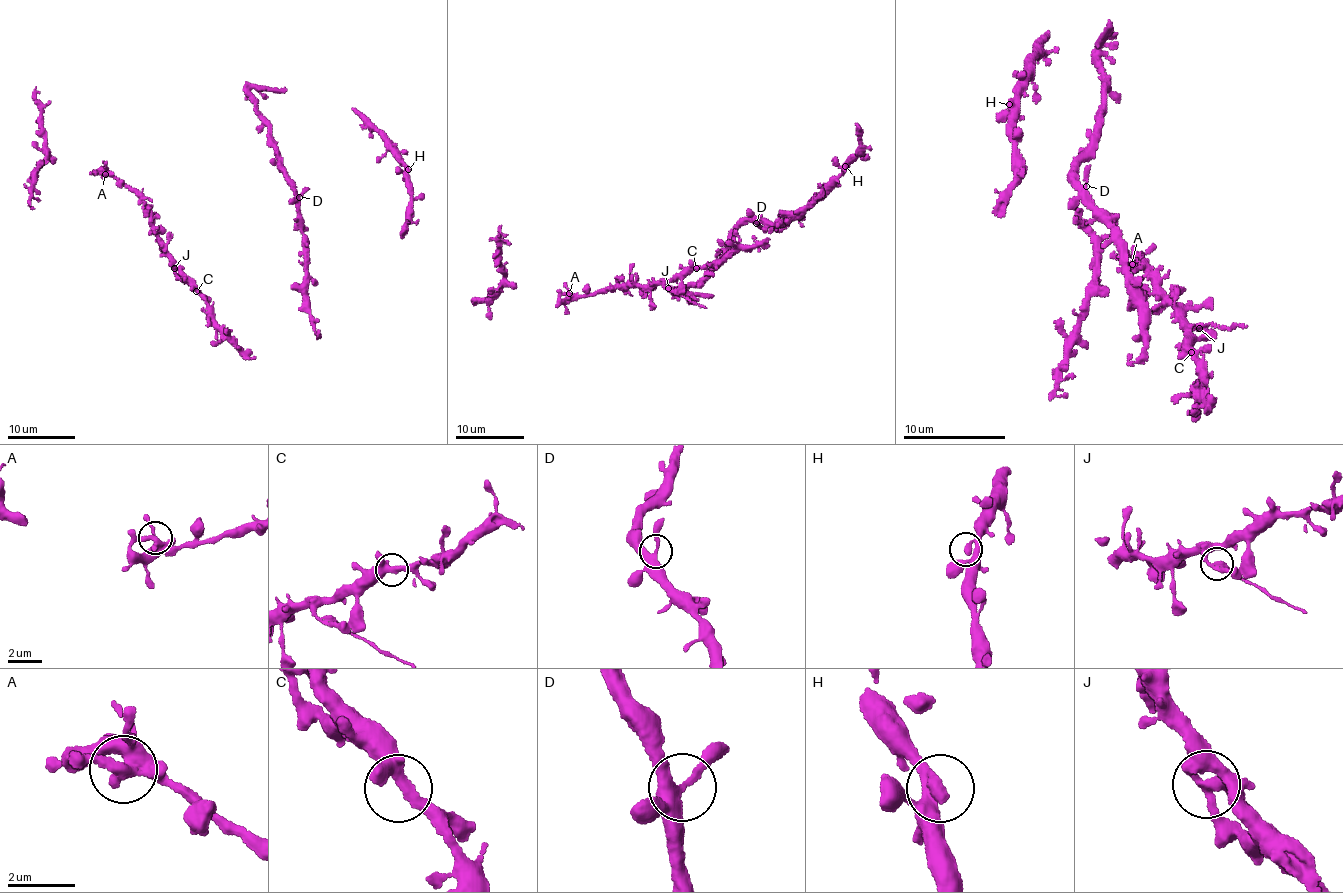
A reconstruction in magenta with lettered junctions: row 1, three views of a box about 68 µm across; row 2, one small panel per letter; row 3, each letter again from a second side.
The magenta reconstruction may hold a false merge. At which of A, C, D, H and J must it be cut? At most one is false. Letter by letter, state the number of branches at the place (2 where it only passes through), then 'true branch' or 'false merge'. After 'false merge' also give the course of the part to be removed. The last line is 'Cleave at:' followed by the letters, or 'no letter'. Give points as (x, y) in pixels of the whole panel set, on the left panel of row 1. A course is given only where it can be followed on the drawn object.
A: 3 branches meet; true branch
C: 3 branches meet; true branch
D: 3 branches meet; true branch
H: 2 branches meet; true branch
J: 3 branches meet; false merge; foreign part runs (173, 268), (183, 272), (189, 283), (195, 284), (201, 293)
Cleave at: J

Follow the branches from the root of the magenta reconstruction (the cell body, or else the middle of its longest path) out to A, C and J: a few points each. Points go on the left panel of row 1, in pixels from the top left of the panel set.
A: (253, 357), (249, 359), (216, 324), (213, 310), (167, 253), (145, 204), (134, 191), (105, 174)
C: (253, 357), (249, 359), (218, 326), (213, 319), (213, 311), (196, 291)
J: (253, 357), (249, 359), (218, 326), (205, 299), (173, 268)

